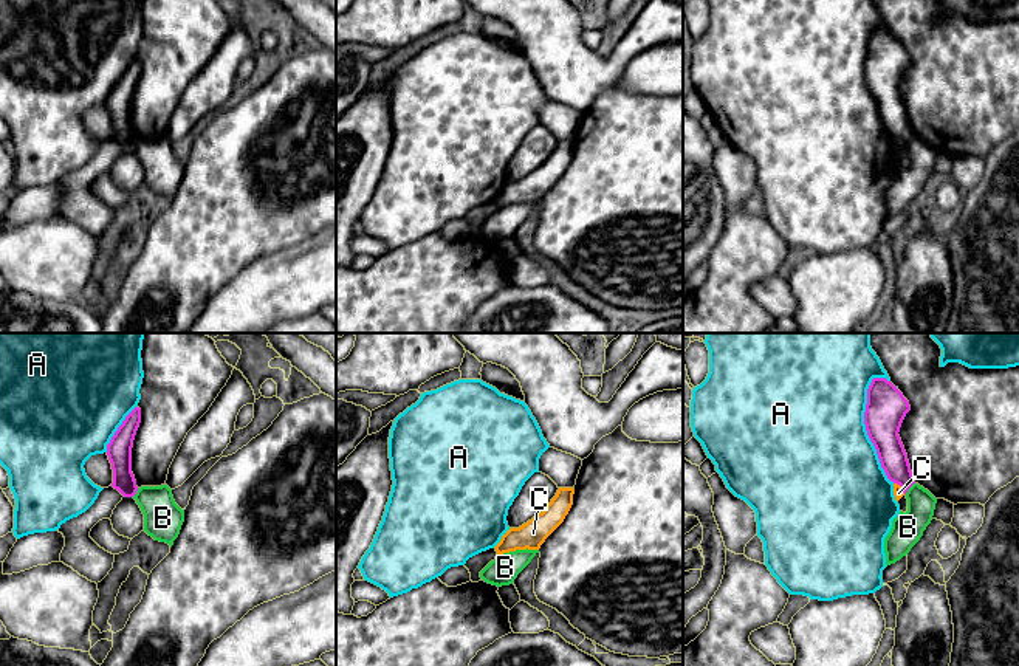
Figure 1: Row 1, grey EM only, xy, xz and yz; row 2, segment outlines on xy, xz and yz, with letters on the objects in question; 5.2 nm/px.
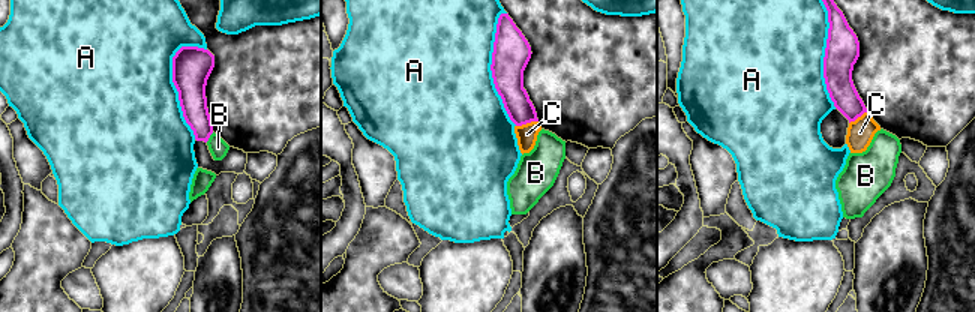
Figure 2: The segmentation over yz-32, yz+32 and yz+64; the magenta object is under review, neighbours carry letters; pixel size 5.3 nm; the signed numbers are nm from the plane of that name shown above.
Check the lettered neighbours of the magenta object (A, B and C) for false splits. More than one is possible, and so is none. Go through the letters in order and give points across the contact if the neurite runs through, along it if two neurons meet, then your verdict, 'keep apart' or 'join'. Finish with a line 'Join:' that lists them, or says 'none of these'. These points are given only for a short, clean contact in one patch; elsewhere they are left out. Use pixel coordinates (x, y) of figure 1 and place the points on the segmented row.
A: keep apart
B: along yz (914, 482), (905, 493) | keep apart
C: keep apart
Join: none of these

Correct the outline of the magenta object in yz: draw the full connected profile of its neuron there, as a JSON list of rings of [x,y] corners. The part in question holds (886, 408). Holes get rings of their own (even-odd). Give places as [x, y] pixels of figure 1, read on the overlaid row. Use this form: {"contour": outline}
{"contour": [[[873,378],[867,389],[864,424],[887,479],[906,494],[915,483],[907,454],[898,435],[909,401],[886,378]]]}

